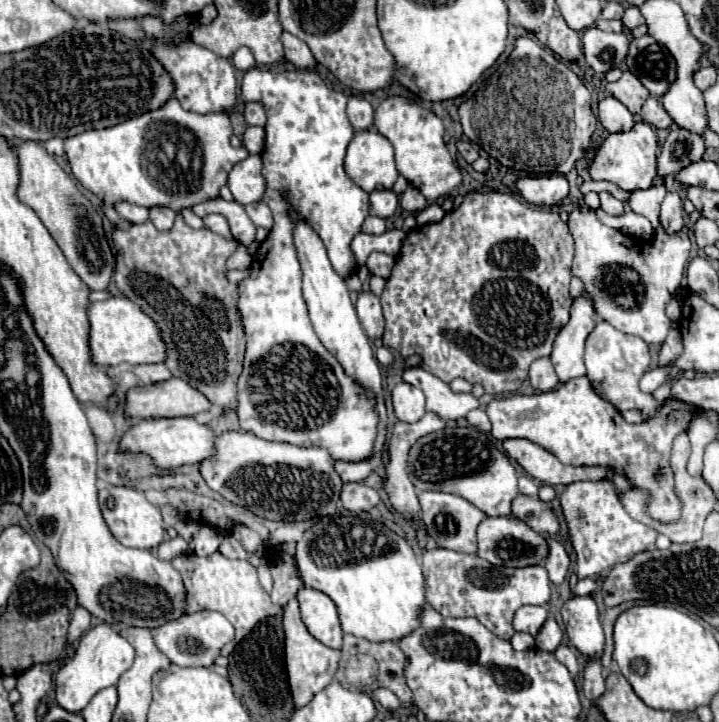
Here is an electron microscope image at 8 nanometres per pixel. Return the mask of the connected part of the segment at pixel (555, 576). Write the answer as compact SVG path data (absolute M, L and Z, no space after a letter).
M548 539L548 545L550 545L550 555L546 559L546 571L550 575L550 581L558 585L566 579L566 573L570 567L570 557L568 557L566 549L562 547L562 543Z

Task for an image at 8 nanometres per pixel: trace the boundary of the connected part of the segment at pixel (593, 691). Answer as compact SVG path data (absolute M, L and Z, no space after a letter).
M590 659L584 669L584 687L582 687L586 699L596 701L604 693L604 677L602 677L602 665L600 659Z

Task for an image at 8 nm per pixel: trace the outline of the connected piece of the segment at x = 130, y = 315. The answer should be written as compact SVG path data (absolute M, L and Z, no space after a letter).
M110 297L108 301L90 303L88 307L90 317L90 351L94 357L94 363L100 367L112 367L118 363L162 363L166 355L164 339L160 339L160 329L144 311L140 311L140 305L132 303L124 297Z

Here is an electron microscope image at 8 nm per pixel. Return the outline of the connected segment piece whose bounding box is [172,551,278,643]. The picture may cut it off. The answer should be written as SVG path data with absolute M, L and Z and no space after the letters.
M216 551L214 555L208 557L184 553L172 559L172 563L182 573L182 579L186 581L186 591L188 591L186 611L196 613L202 609L212 609L222 613L234 625L238 643L252 631L252 627L260 619L278 613L278 609L270 601L270 595L260 587L256 569L248 561L230 561Z

